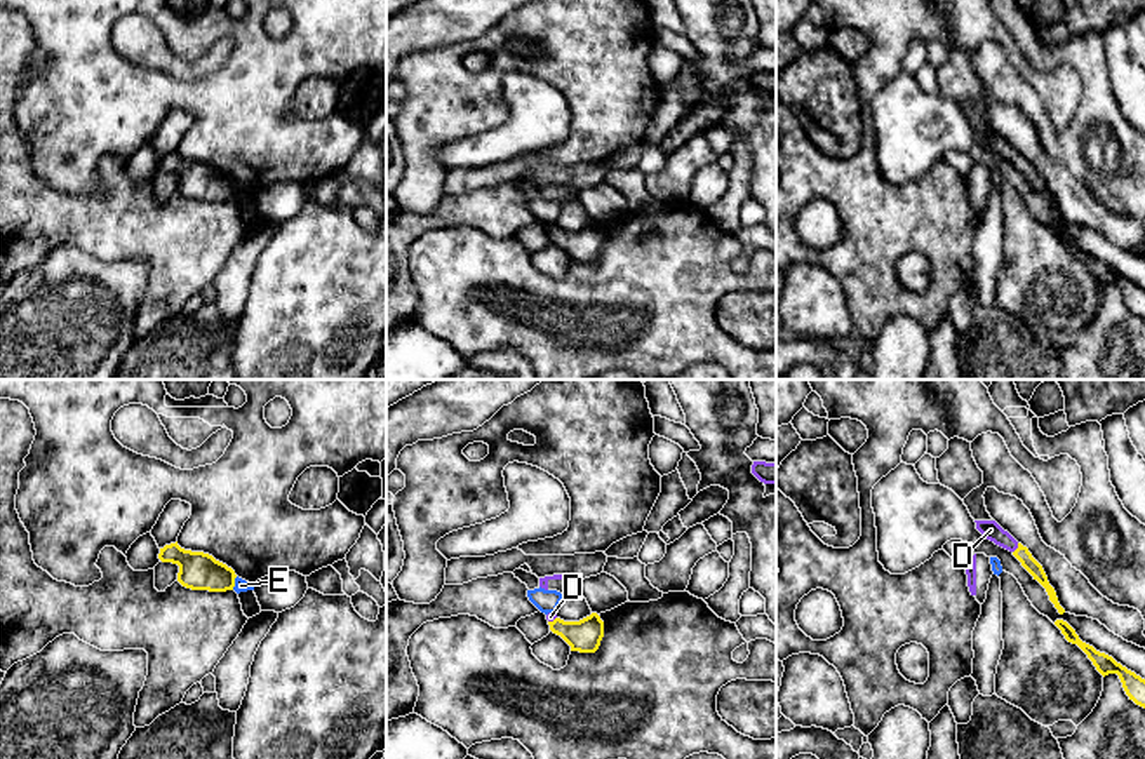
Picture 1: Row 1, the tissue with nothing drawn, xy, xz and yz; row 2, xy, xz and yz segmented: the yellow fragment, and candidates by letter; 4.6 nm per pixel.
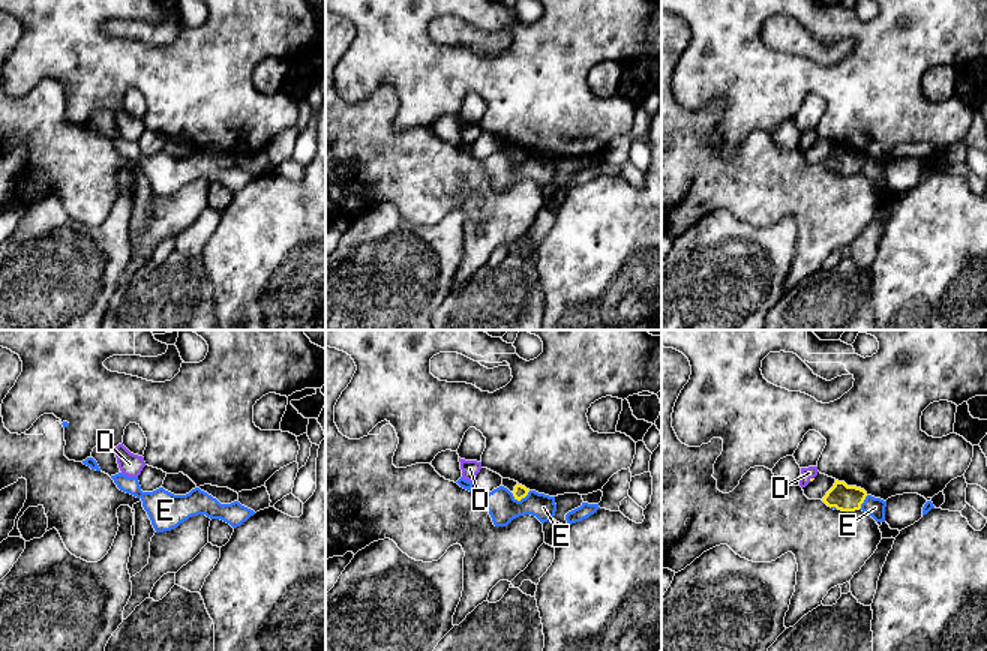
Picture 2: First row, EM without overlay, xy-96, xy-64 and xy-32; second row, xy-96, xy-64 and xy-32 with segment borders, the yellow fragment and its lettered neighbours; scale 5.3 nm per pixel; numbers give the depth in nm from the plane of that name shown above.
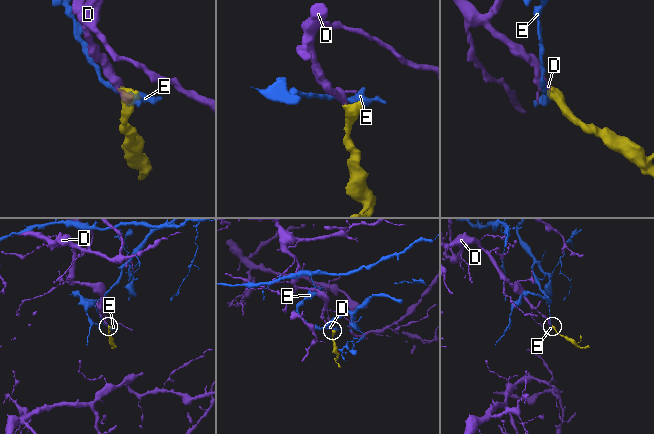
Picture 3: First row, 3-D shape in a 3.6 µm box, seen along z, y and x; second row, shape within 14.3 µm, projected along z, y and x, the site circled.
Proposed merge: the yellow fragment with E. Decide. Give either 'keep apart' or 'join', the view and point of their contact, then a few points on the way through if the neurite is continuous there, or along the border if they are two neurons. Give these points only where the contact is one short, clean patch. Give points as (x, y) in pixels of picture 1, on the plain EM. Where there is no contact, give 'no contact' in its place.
keep apart | xy (234, 194) | along xy (237, 187), (232, 199)

